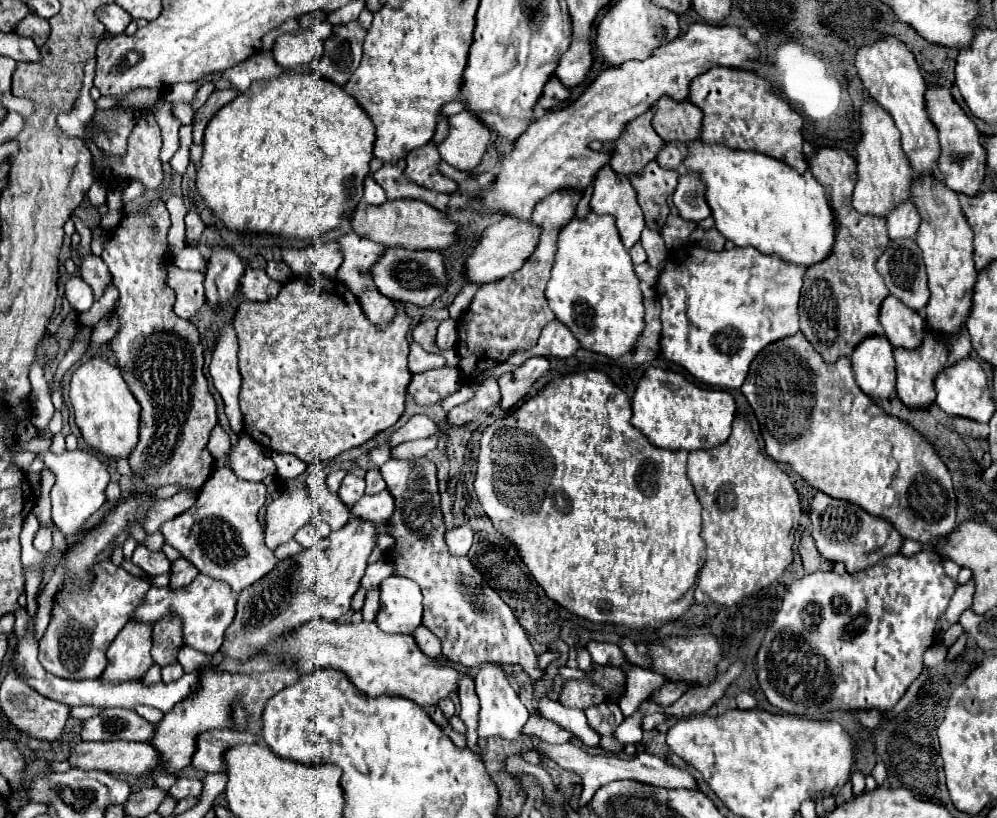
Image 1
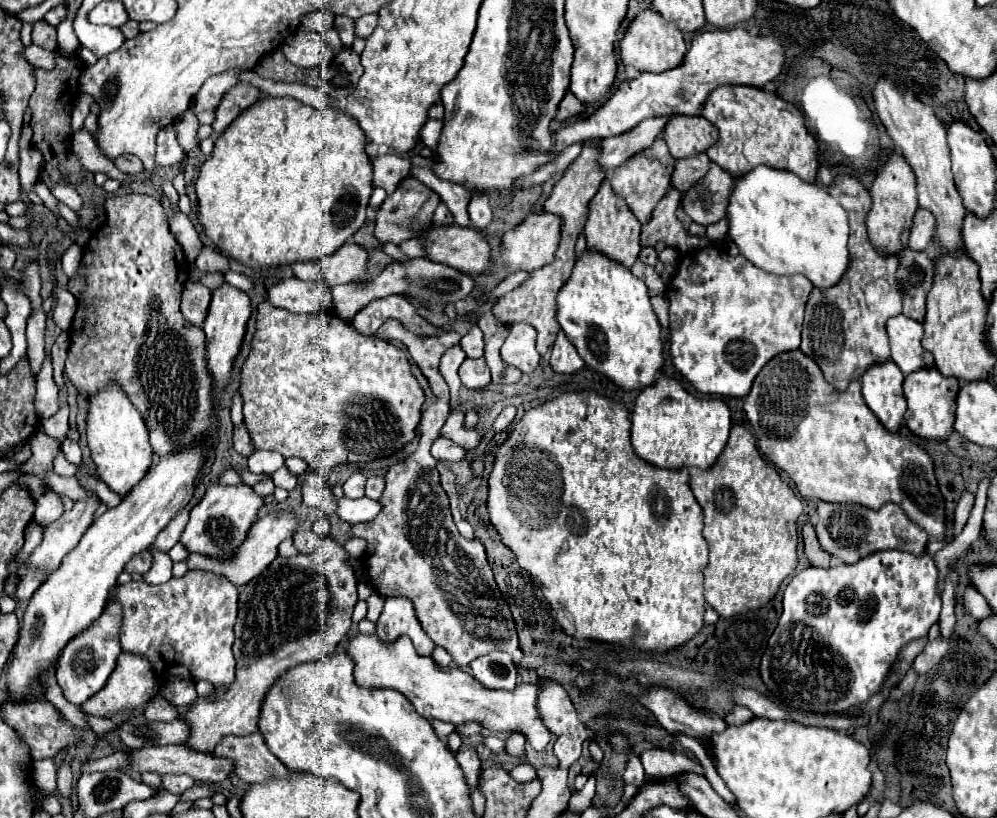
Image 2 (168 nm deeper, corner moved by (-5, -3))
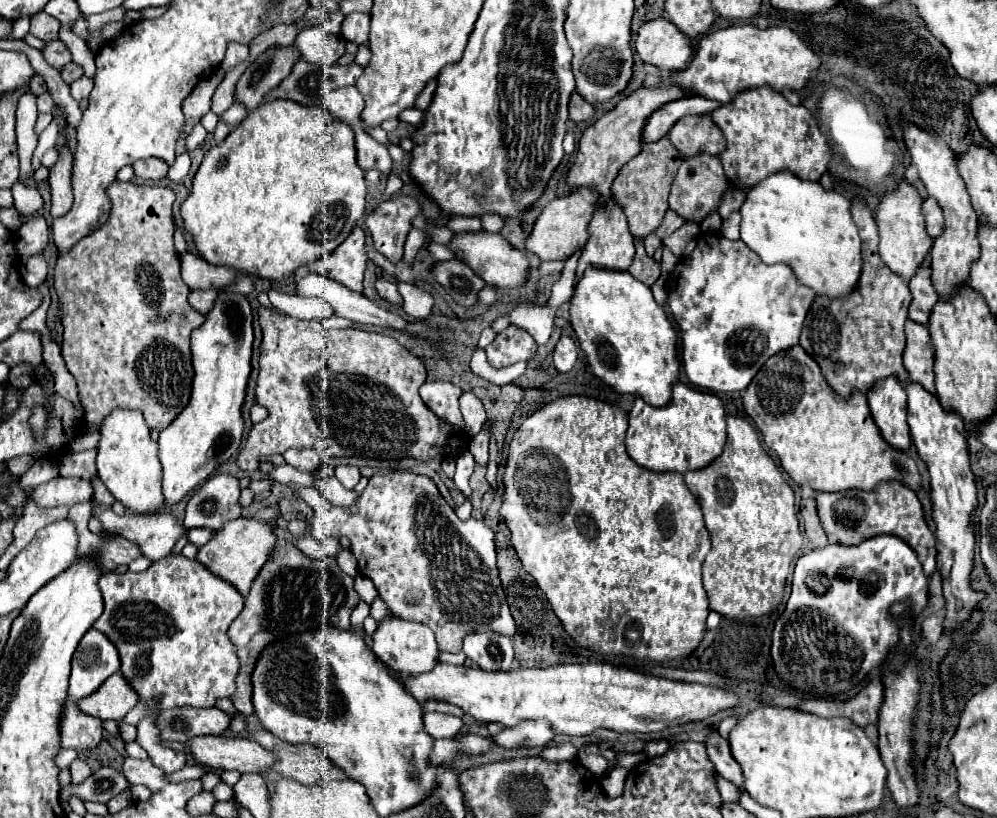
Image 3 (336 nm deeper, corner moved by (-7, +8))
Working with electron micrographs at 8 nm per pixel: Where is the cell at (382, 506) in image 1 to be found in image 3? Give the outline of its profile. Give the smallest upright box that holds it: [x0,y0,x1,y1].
[317,477,359,507]

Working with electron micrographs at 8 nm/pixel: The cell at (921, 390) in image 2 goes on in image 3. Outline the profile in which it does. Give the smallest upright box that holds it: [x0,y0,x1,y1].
[907,383,981,629]

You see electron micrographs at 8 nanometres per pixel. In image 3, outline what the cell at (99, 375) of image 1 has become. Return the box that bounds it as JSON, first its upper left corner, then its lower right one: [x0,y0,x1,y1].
[97,409,163,513]

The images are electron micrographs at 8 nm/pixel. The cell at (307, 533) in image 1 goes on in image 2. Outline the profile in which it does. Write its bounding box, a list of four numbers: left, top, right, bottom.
[293,528,321,554]

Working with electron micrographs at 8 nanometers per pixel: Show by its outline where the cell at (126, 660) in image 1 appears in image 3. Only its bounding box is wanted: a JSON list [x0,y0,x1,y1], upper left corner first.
[77,669,139,721]

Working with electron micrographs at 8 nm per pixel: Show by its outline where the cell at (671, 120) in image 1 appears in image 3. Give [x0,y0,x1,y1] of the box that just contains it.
[669,115,725,159]

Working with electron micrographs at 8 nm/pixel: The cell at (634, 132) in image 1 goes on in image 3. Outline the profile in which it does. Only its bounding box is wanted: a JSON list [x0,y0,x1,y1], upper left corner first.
[611,137,683,237]

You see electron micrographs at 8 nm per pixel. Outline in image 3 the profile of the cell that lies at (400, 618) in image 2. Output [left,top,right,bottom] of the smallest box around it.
[371,613,439,675]

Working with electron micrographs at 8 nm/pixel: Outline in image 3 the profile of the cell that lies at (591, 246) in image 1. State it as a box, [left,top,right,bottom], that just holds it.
[569,265,679,405]

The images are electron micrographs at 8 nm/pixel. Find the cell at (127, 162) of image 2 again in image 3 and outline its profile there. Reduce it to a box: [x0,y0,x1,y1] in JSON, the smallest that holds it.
[133,157,169,181]

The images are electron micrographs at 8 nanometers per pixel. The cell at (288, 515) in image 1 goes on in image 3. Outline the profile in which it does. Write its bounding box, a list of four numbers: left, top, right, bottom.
[199,517,277,595]

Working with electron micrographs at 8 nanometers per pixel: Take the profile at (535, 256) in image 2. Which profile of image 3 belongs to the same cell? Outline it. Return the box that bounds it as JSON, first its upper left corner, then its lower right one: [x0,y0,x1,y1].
[525,189,597,261]

